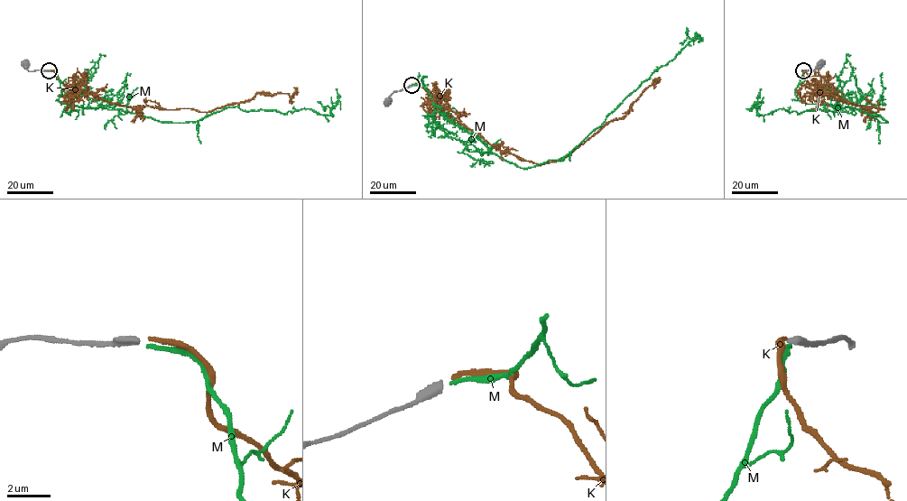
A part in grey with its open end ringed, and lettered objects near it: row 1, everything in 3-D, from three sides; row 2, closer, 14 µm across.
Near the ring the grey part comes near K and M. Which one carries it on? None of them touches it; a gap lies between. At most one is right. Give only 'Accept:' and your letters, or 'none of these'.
Accept: none of these

